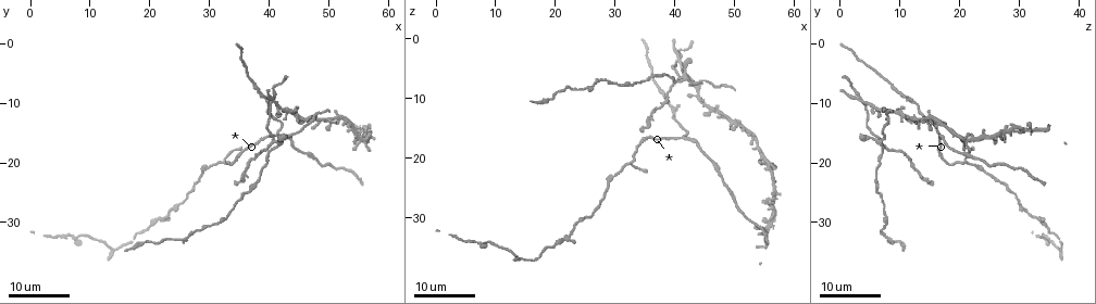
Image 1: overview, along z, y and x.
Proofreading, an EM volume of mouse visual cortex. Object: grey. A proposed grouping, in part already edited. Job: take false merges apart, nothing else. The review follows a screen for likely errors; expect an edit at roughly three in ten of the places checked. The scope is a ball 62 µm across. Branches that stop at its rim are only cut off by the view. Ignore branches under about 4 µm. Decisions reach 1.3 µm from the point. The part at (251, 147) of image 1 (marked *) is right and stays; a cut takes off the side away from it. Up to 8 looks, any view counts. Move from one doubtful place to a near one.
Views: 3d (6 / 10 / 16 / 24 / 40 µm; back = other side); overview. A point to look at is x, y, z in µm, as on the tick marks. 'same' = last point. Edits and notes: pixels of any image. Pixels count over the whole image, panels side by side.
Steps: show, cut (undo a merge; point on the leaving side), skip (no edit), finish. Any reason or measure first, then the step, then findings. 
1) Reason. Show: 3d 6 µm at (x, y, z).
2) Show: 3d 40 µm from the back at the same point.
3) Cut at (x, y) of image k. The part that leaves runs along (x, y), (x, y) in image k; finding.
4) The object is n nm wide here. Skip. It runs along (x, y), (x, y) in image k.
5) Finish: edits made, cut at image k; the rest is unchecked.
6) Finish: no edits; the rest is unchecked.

Calibre changes. Show: 3d 16 µm at (49.0, 20.5, 24.5).

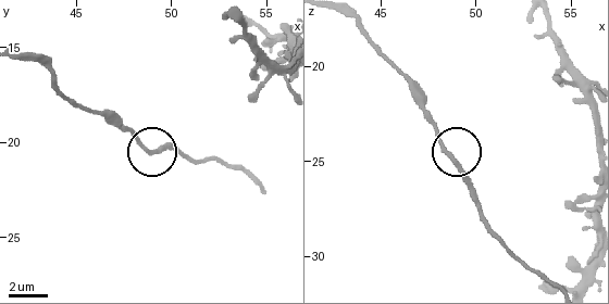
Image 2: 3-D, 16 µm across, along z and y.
Show: 3d 10 µm at (48.9, 20.4, 25.1).

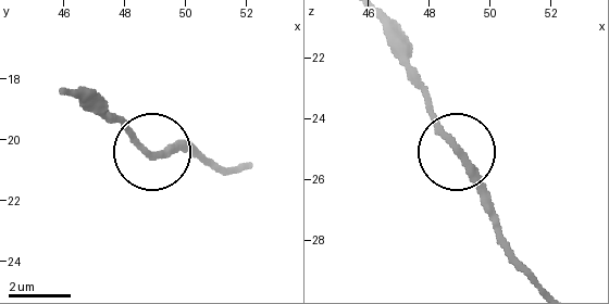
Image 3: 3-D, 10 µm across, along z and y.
The object is 220 nm wide here. Skip. It runs along (380, 23), (434, 124), (496, 215) in image 3; one cell here.

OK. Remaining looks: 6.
Show: 3d 16 µm at (39.5, 9.5, 12.0).

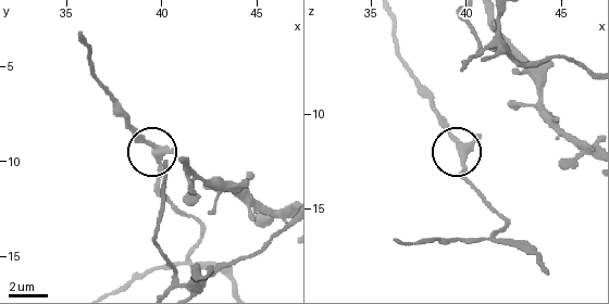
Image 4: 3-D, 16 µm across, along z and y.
Show: 3d 10 µm at (40.0, 9.5, 11.9).

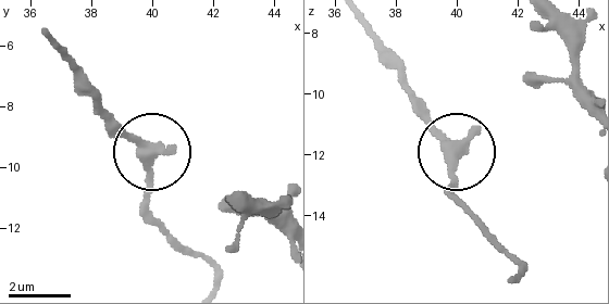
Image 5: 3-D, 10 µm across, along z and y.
The object is 380 nm wide here. Skip. It runs along (512, 276), (521, 268), (450, 190), (450, 143), (414, 108) in image 5; all the same cell.

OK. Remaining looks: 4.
Four-way junction. Show: 3d 24 µm at (44.0, 11.5, 9.5).

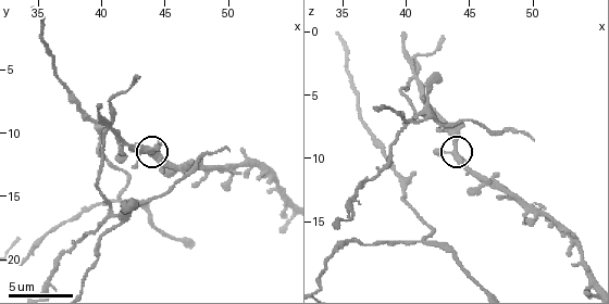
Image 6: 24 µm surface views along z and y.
Closer look. Show: 3d 6 µm at the same point.

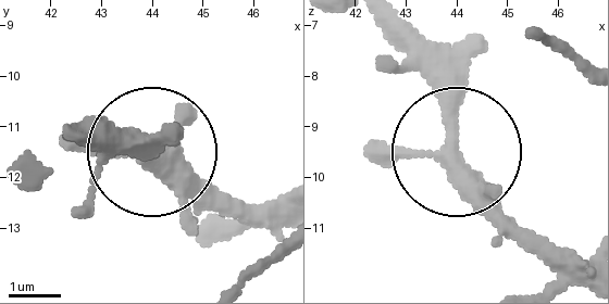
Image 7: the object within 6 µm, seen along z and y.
4 arms meet here. Skip. All the same cell.

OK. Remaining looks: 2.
Three arms meet. Show: 3d 10 µm at (41.2, 15.0, 16.2).

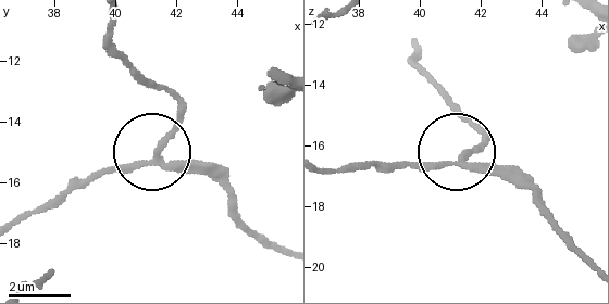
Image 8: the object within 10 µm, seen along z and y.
3 arms meet here. Skip. It runs along (331, 168), (469, 155), (520, 181) in image 8; continuous, no second cell.

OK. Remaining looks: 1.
Finish: no edits; the rest is unchecked.

